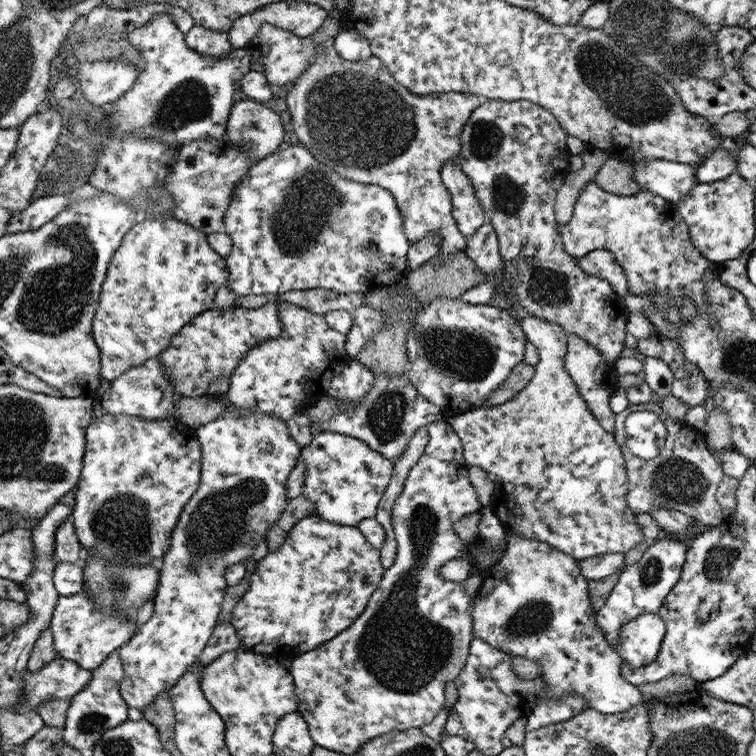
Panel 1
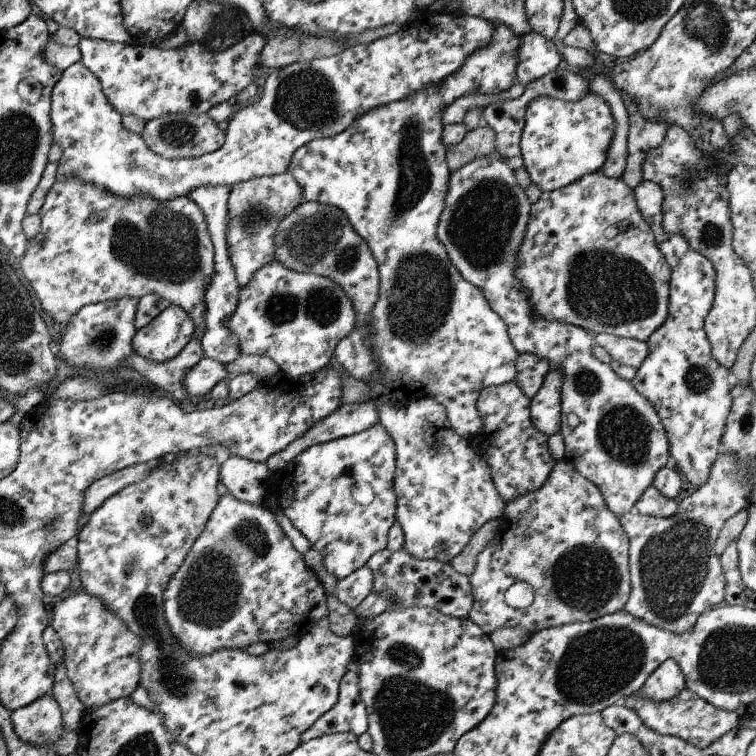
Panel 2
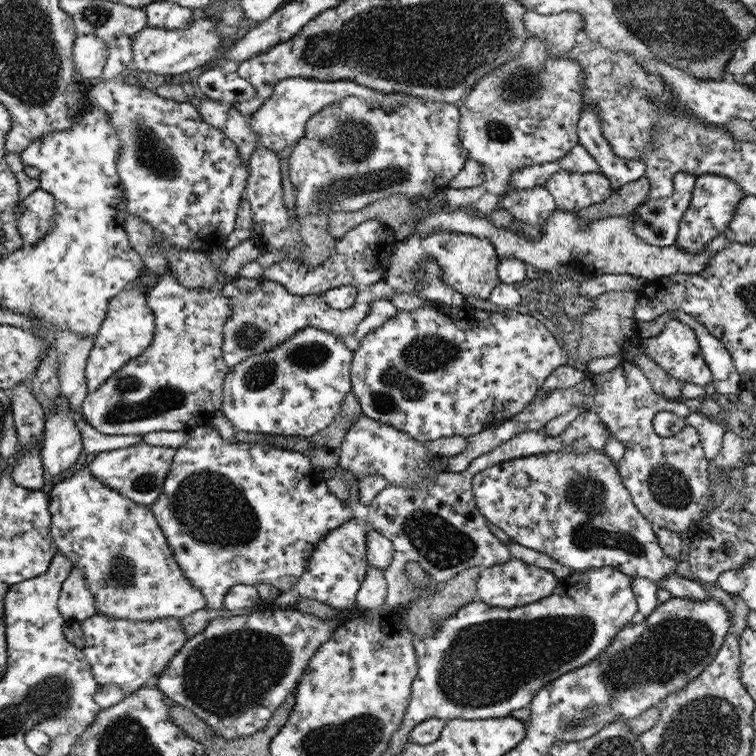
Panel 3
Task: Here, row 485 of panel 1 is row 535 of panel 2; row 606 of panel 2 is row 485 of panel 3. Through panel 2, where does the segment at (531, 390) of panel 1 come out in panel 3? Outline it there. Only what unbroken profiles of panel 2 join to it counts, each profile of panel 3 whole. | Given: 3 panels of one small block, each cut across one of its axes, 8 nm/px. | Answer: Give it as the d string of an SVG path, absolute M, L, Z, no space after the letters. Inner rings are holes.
M552 450L552 452L540 452L539 454L528 454L527 456L512 458L511 460L503 460L492 464L491 466L478 470L472 474L471 479L471 492L473 495L474 504L479 509L479 512L485 517L486 522L494 524L497 528L500 528L513 543L520 544L525 548L546 554L549 558L552 558L555 563L561 566L570 568L572 572L585 572L589 569L599 567L611 567L627 576L648 578L659 586L661 582L668 574L675 572L675 562L671 557L663 554L661 548L659 548L655 528L651 523L644 519L639 511L632 504L631 495L627 492L627 489L623 486L618 472L616 471L617 464L614 464L612 460L606 455L601 453L601 450ZM515 472L525 472L529 476L529 484L527 486L514 489L511 485L508 485L507 480L515 474Z

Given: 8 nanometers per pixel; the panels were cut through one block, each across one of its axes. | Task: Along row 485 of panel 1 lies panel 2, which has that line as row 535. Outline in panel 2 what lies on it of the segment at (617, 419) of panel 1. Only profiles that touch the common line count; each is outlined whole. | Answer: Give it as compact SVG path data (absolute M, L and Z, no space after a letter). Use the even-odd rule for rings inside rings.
M721 451L709 466L707 480L676 505L673 516L649 518L639 514L633 507L627 514L618 517L628 540L628 571L631 584L623 611L647 622L649 626L657 626L661 630L681 634L690 630L703 611L723 603L725 578L718 556L713 553L713 543L717 540L725 520L750 504L749 493L753 488L754 465L754 462L747 462L747 466L739 466L735 454Z

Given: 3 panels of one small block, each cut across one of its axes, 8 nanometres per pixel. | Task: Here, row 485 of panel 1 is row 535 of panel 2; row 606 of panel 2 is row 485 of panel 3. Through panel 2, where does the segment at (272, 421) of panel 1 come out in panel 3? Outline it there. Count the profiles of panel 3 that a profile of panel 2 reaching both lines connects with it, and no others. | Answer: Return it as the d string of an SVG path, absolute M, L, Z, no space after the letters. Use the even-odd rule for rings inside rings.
M199 425L186 432L186 440L179 448L175 449L173 462L170 464L169 474L162 484L162 494L151 506L151 512L159 516L159 524L163 524L163 532L167 532L166 540L171 540L171 548L175 548L175 556L179 556L179 564L183 564L184 575L192 580L195 587L199 588L206 599L206 608L224 610L225 594L237 584L271 584L280 592L287 592L299 580L305 570L307 559L314 551L316 544L330 530L337 528L346 520L351 519L350 506L345 501L338 500L326 487L326 481L321 478L321 469L313 468L309 459L299 452L271 448L267 444L241 443L233 438L233 443L227 443L213 427Z

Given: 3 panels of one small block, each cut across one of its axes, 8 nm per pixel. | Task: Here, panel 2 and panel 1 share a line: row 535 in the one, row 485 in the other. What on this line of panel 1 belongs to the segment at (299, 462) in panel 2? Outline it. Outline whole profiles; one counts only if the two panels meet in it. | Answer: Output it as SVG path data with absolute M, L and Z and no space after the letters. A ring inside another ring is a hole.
M320 433L314 434L313 440L300 448L299 459L305 464L301 494L315 506L315 514L319 518L343 526L356 526L360 520L374 518L376 506L391 478L393 466L389 459L371 450L362 440L338 433L329 433L325 436Z

